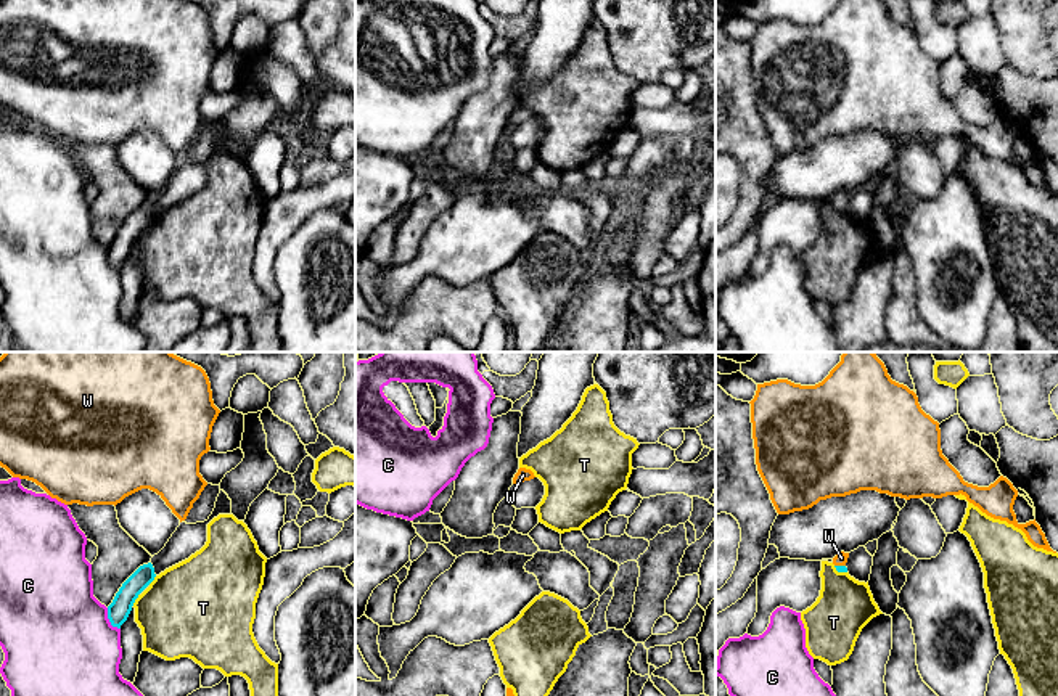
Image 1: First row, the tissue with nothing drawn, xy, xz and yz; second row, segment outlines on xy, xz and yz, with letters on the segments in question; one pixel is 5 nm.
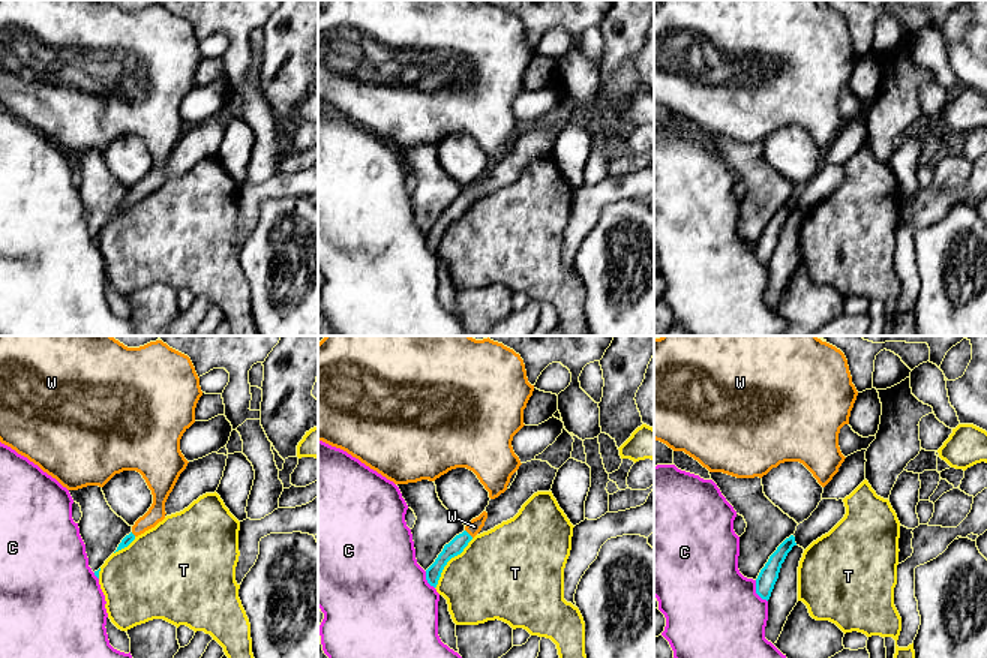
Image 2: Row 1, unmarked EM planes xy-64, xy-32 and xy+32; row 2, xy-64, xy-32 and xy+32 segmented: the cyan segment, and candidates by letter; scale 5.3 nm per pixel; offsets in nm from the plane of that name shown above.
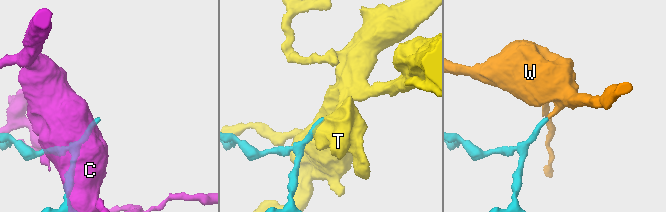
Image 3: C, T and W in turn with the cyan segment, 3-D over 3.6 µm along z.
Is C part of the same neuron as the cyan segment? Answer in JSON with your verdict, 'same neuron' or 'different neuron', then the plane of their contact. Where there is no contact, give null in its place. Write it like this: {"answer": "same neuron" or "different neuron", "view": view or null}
{"answer": "different neuron", "view": "xy"}

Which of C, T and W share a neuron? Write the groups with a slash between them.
C / T / W

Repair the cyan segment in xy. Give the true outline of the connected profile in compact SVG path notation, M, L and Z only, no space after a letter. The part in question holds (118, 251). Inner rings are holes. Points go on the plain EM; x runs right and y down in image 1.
M151 203L140 206L119 228L113 243L108 246L108 259L113 267L121 268L127 260L138 235L154 220Z

